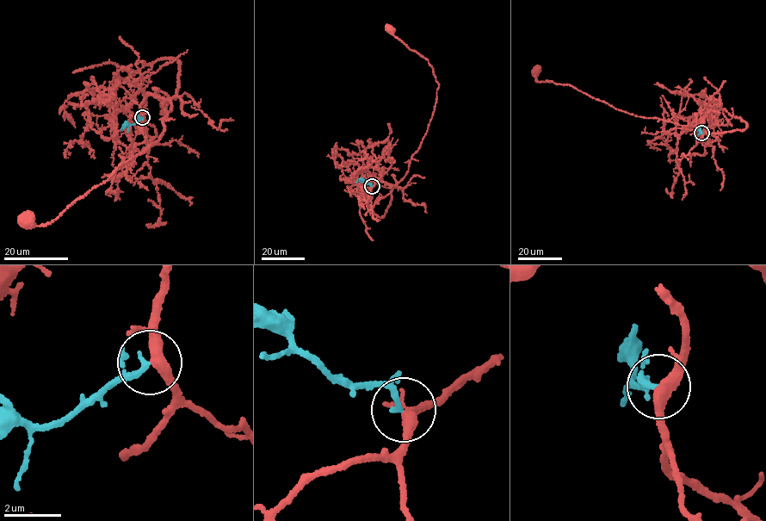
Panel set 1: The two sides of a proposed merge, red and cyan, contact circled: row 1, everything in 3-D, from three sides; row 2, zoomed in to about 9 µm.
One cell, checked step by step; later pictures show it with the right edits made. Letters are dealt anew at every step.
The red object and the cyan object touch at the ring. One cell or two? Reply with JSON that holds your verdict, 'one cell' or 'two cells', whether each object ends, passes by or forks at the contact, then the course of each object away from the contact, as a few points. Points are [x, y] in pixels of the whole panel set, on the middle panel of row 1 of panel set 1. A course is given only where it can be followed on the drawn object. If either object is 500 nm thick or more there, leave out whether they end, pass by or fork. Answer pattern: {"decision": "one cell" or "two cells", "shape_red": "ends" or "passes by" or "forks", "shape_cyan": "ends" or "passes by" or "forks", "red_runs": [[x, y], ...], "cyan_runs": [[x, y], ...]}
{"decision": "one cell", "shape_red": "passes by", "shape_cyan": "ends", "red_runs": [[372, 186], [380, 179], [394, 185], [402, 180], [427, 130], [438, 85], [428, 59], [398, 39], [391, 27]], "cyan_runs": [[372, 186], [361, 179], [356, 182]]}

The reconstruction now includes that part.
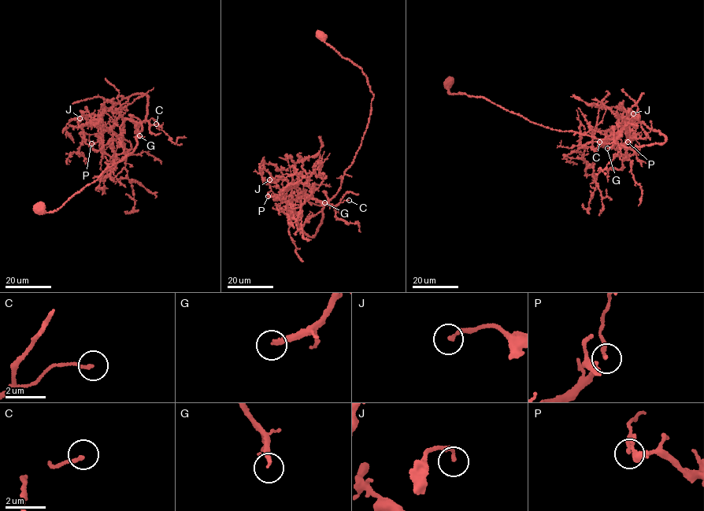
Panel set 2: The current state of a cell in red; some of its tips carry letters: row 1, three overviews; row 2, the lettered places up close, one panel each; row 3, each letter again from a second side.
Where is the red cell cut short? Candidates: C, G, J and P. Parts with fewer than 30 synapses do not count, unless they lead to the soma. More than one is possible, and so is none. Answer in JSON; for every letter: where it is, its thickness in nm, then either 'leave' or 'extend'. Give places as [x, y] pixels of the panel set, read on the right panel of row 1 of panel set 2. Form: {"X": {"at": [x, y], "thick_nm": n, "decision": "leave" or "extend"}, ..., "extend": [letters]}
{"C": {"at": [599, 142], "thick_nm": 160, "decision": "leave"}, "G": {"at": [607, 148], "thick_nm": 200, "decision": "extend"}, "J": {"at": [633, 113], "thick_nm": 160, "decision": "leave"}, "P": {"at": [628, 142], "thick_nm": 120, "decision": "leave"}, "extend": ["G"]}

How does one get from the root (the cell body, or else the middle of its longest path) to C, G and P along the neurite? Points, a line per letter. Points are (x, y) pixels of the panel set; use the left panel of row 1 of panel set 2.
C: (39, 209), (56, 210), (133, 151), (142, 130), (140, 123), (156, 124)
G: (39, 209), (47, 212), (56, 210), (105, 169), (131, 154), (142, 130), (140, 123), (136, 125), (139, 135)
P: (39, 209), (56, 210), (131, 154), (142, 127), (120, 116), (101, 133), (90, 135), (91, 143)

